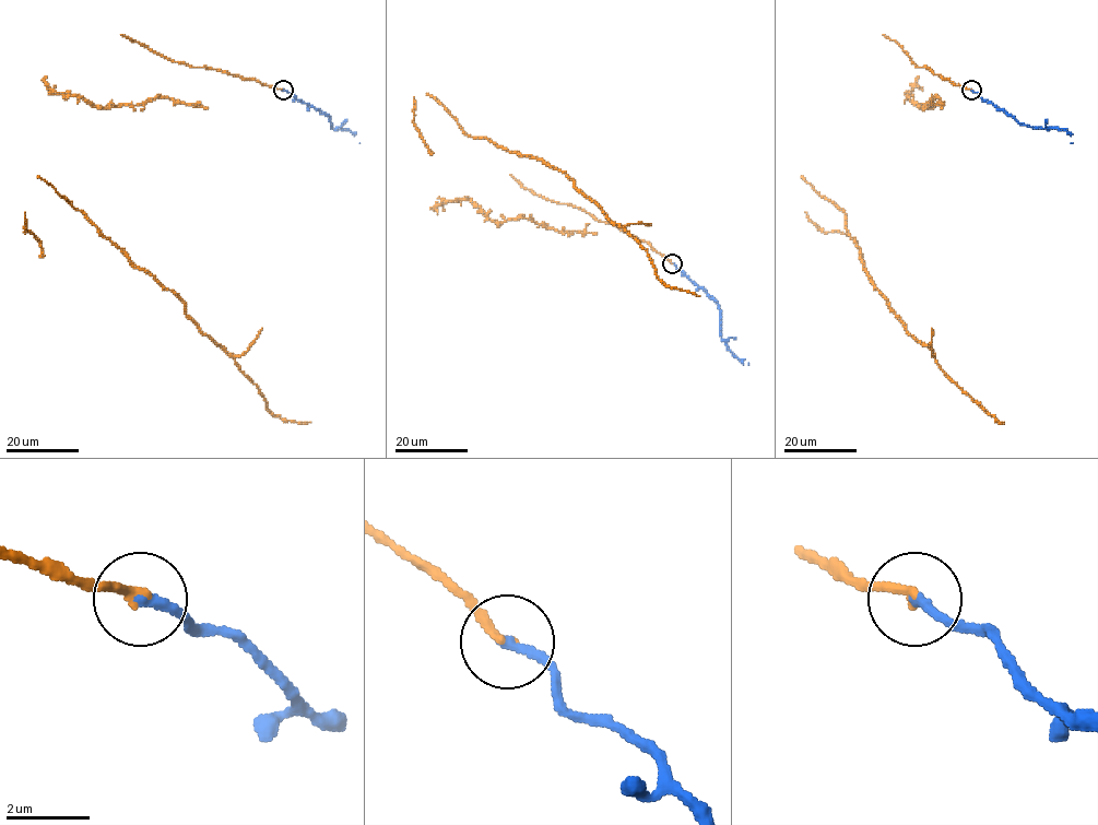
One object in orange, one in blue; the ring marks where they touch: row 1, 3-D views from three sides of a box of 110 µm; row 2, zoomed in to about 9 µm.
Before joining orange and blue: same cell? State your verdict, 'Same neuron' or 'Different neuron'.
Same neuron

